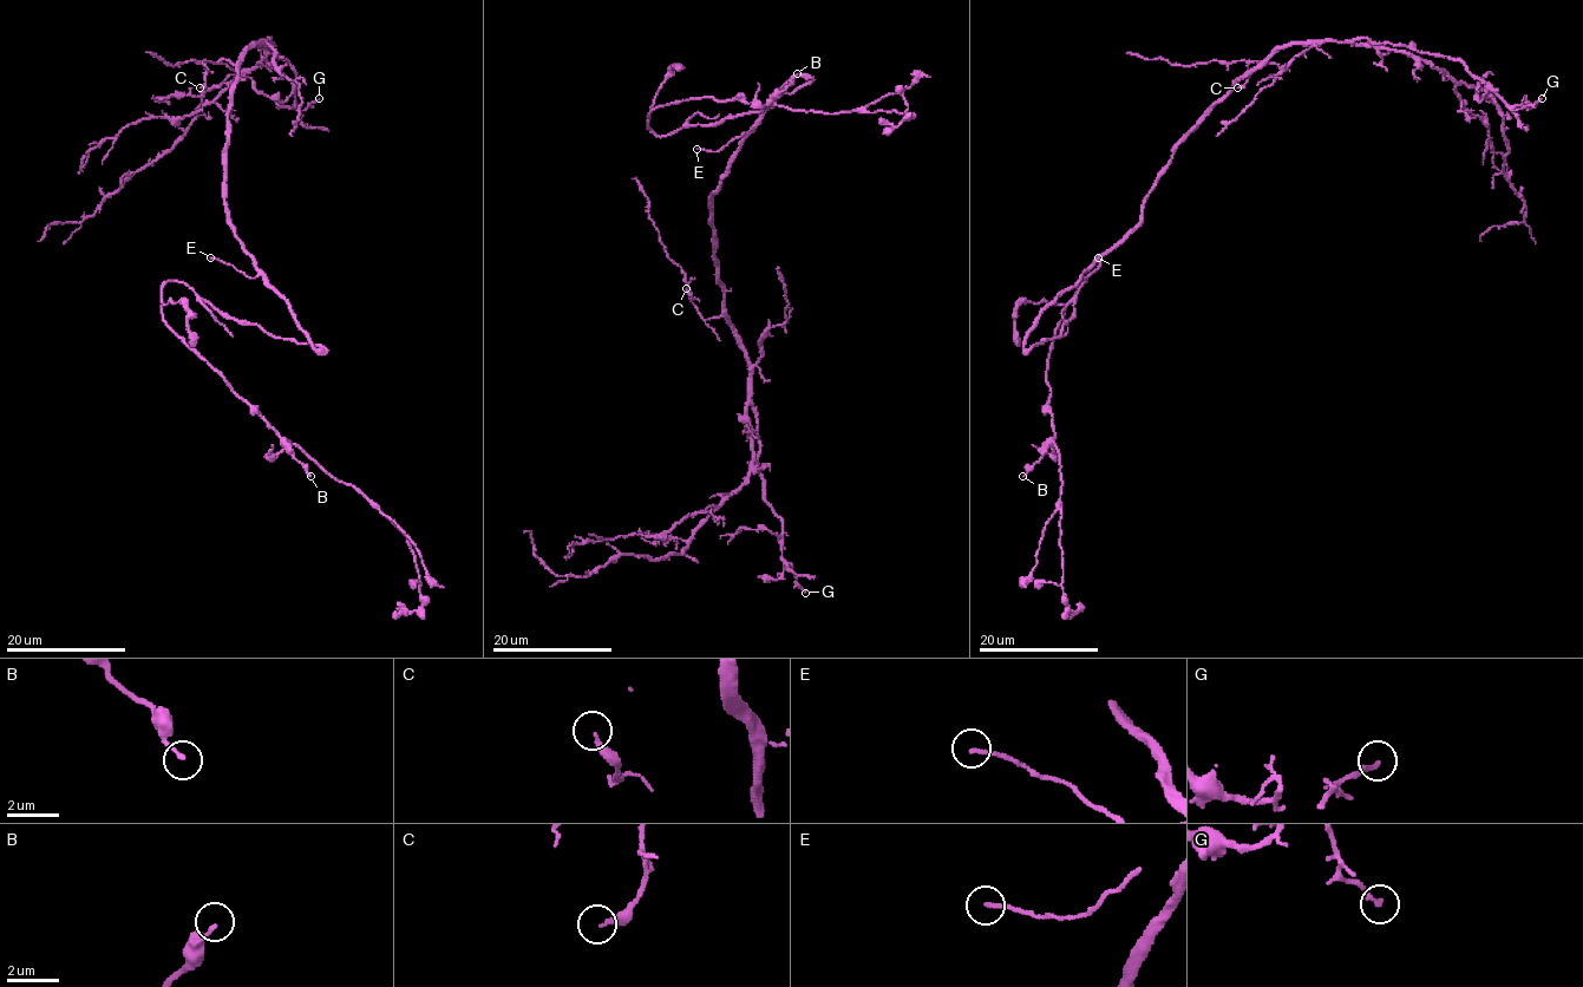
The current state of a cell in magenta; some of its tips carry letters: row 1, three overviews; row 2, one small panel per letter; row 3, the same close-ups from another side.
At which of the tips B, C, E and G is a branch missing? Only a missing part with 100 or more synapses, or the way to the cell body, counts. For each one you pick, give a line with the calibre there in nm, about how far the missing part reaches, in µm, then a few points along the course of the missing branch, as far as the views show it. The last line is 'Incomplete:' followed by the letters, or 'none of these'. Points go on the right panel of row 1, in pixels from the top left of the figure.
Incomplete: none of these

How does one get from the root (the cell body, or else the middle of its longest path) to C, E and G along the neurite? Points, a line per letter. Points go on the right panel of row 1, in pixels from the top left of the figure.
C: (1092, 265), (1139, 221), (1143, 201), (1172, 149), (1242, 79), (1269, 60), (1253, 60), (1248, 80), (1237, 87)
E: (1092, 265), (1083, 274), (1086, 279), (1100, 265), (1098, 257)
G: (1092, 265), (1139, 221), (1172, 149), (1277, 48), (1356, 38), (1404, 44), (1459, 59), (1513, 110), (1542, 98)

